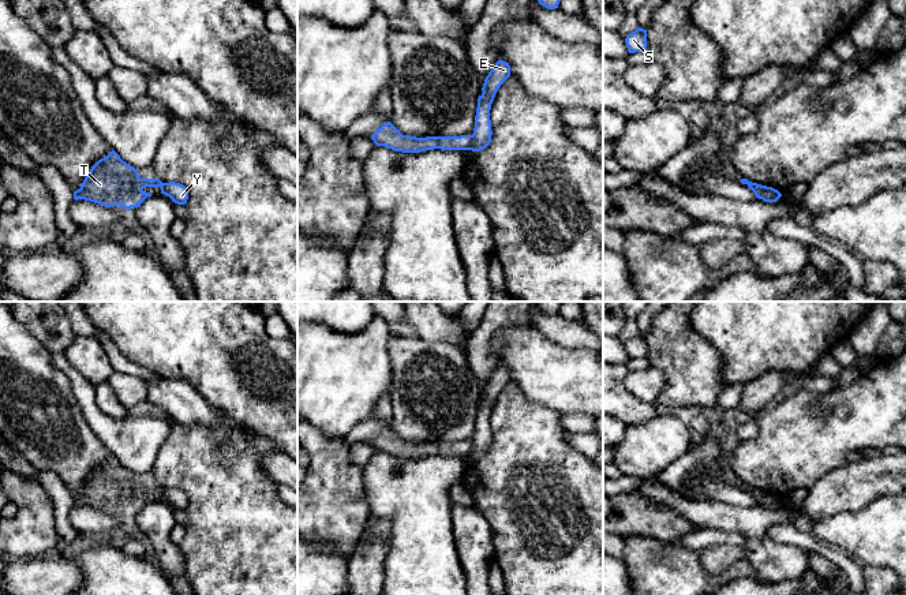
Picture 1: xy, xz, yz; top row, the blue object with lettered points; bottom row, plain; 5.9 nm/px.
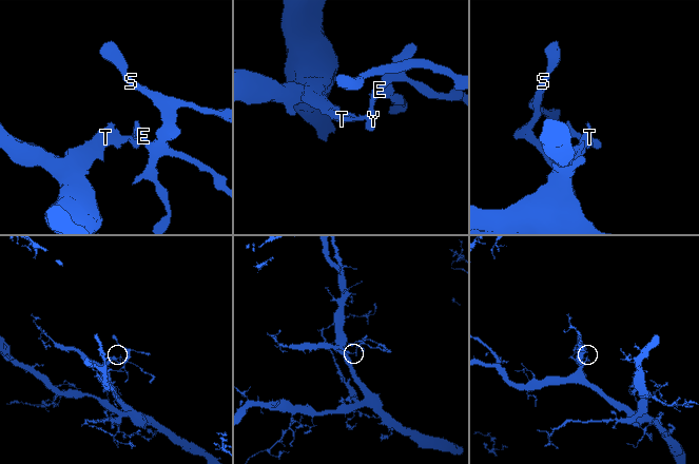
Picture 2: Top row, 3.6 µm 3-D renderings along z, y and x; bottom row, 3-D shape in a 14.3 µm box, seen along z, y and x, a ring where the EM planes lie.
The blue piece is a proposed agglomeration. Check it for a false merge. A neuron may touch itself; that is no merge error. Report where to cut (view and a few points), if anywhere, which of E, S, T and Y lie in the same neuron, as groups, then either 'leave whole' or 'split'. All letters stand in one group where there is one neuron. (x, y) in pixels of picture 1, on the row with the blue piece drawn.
cut in xz along (472, 135), (471, 145), (467, 149); E S Y / T; split

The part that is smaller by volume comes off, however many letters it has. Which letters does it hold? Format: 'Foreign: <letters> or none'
Foreign: E, S, Y

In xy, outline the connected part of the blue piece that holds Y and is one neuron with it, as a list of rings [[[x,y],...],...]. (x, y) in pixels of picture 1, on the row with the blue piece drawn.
[[[175,182],[162,183],[161,194],[169,197],[172,202],[177,205],[186,205],[188,199],[187,188],[183,184]]]

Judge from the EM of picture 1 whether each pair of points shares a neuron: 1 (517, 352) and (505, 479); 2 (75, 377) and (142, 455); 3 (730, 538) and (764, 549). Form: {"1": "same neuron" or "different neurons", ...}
{"1": "different neurons", "2": "same neuron", "3": "different neurons"}

